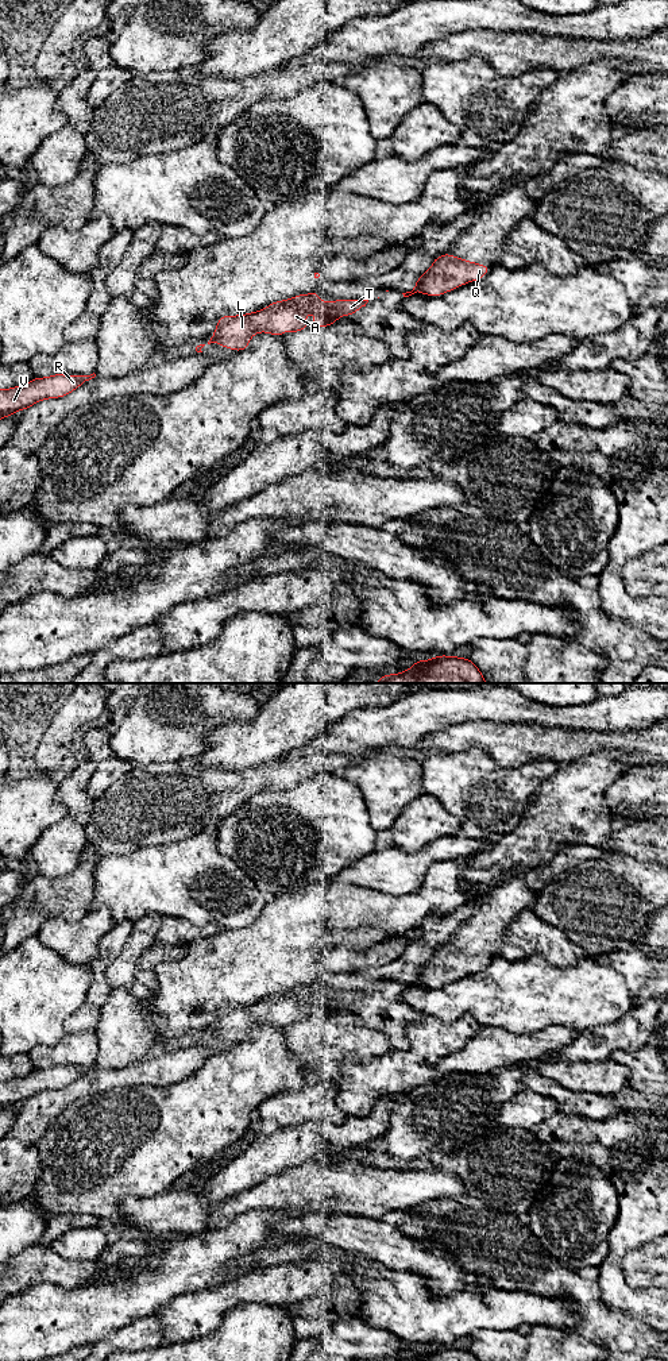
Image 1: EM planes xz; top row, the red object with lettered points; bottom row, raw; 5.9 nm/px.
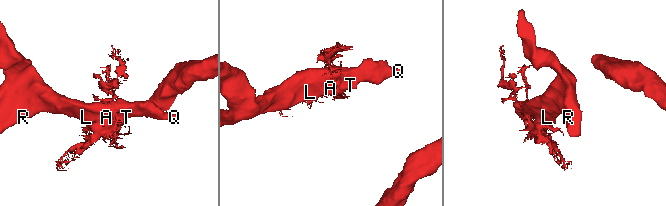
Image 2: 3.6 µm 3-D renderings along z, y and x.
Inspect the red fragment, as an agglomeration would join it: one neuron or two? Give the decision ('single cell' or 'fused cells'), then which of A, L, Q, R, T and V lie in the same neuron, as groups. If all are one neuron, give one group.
single cell | A L Q R T V

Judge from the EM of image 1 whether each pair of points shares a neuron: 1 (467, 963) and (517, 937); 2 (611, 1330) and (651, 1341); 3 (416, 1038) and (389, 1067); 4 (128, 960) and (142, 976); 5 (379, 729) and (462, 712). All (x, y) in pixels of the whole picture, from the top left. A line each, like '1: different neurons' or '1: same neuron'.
1: different neurons
2: same neuron
3: same neuron
4: different neurons
5: same neuron

